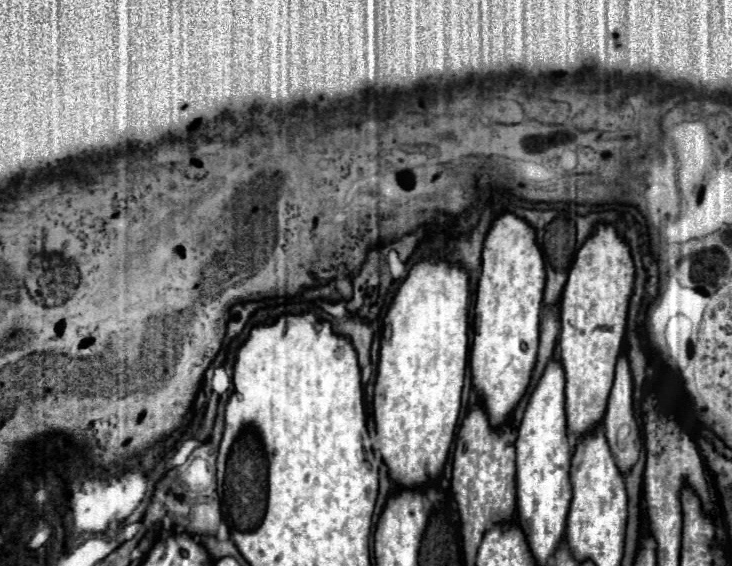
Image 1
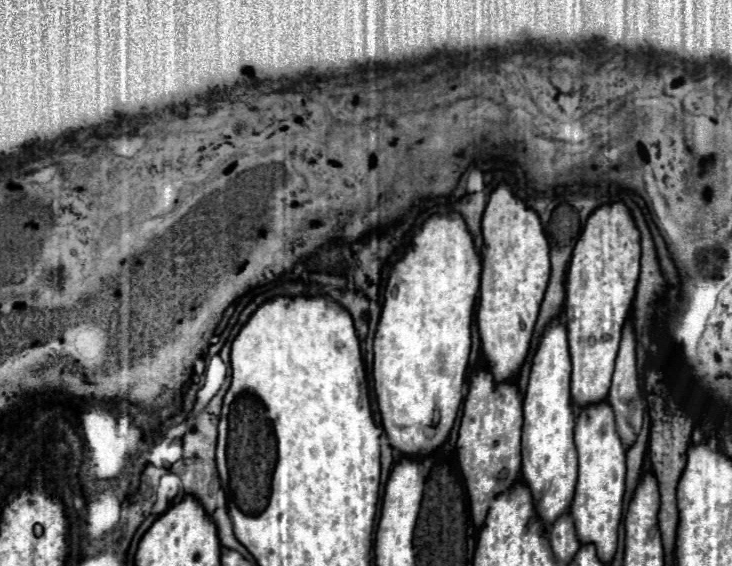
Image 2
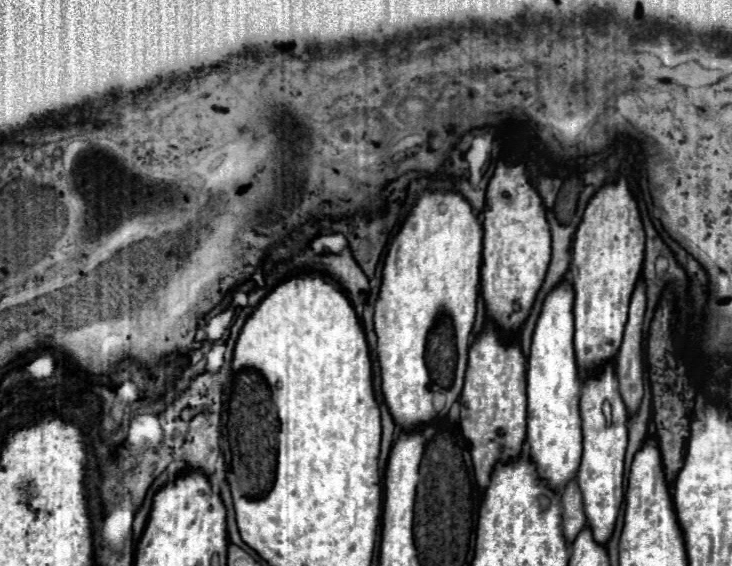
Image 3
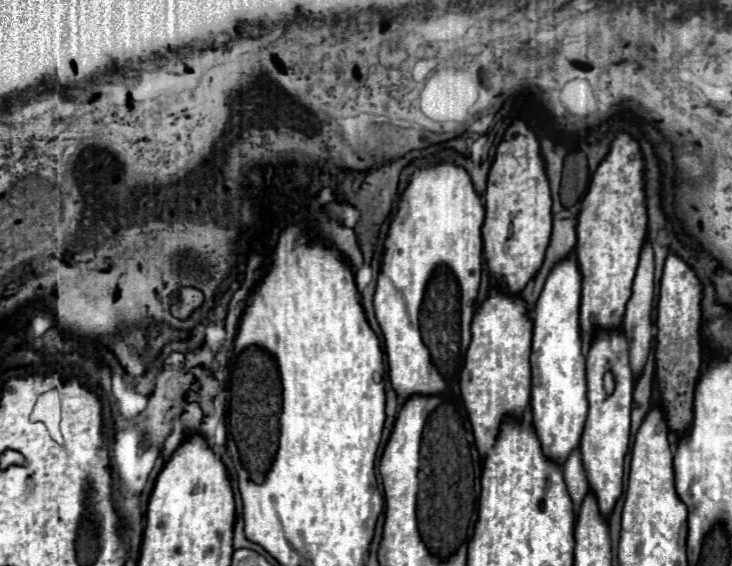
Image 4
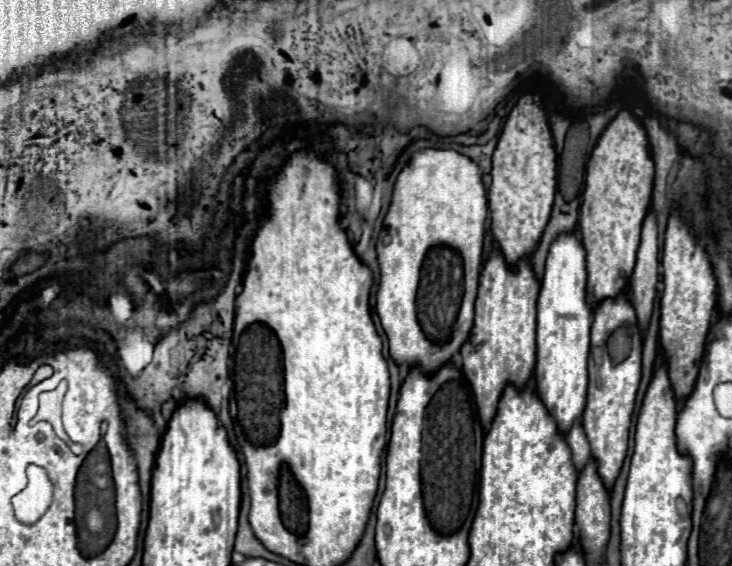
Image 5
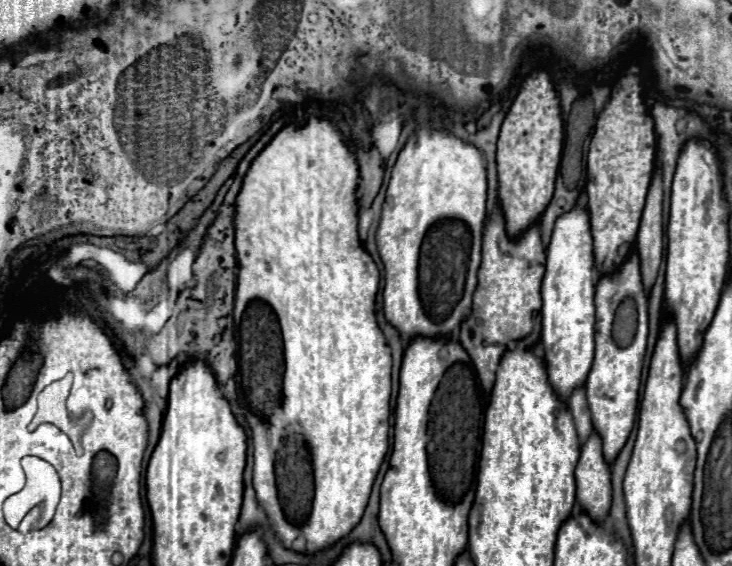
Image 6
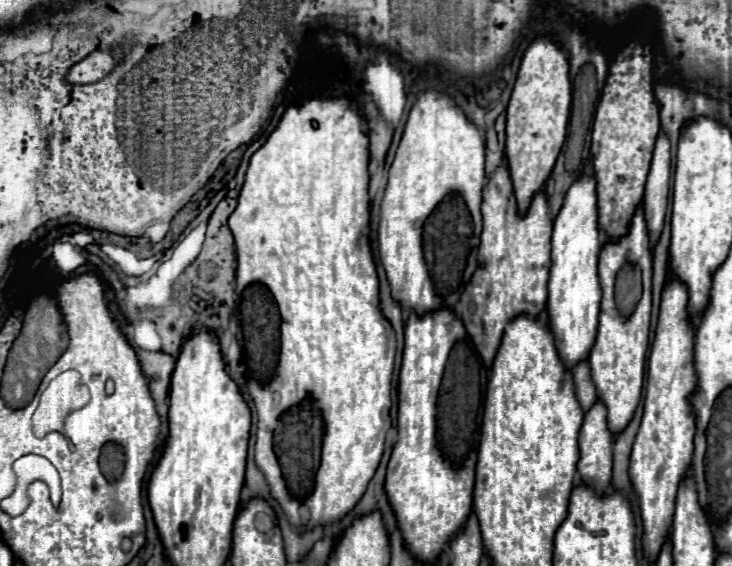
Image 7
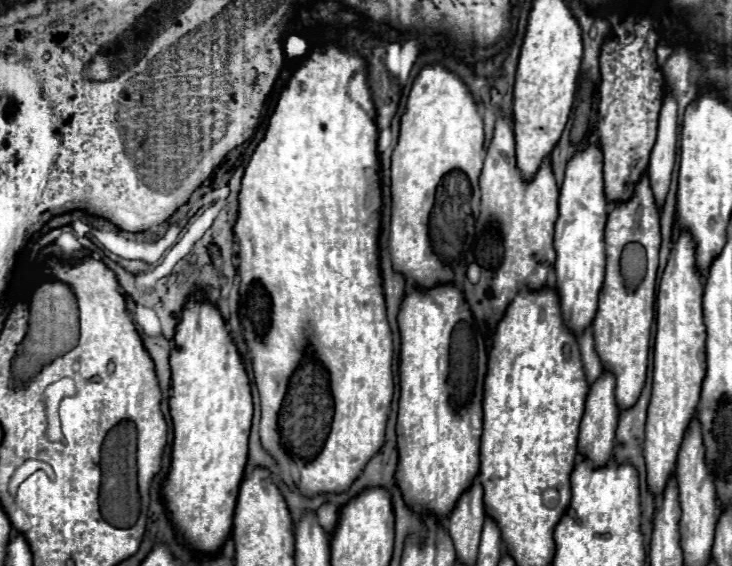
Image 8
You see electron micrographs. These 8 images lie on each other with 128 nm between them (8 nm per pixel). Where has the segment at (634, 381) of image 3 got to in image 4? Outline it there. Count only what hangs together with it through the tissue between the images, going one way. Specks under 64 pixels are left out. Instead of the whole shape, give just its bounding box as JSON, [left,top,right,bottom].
[622,244,654,380]

